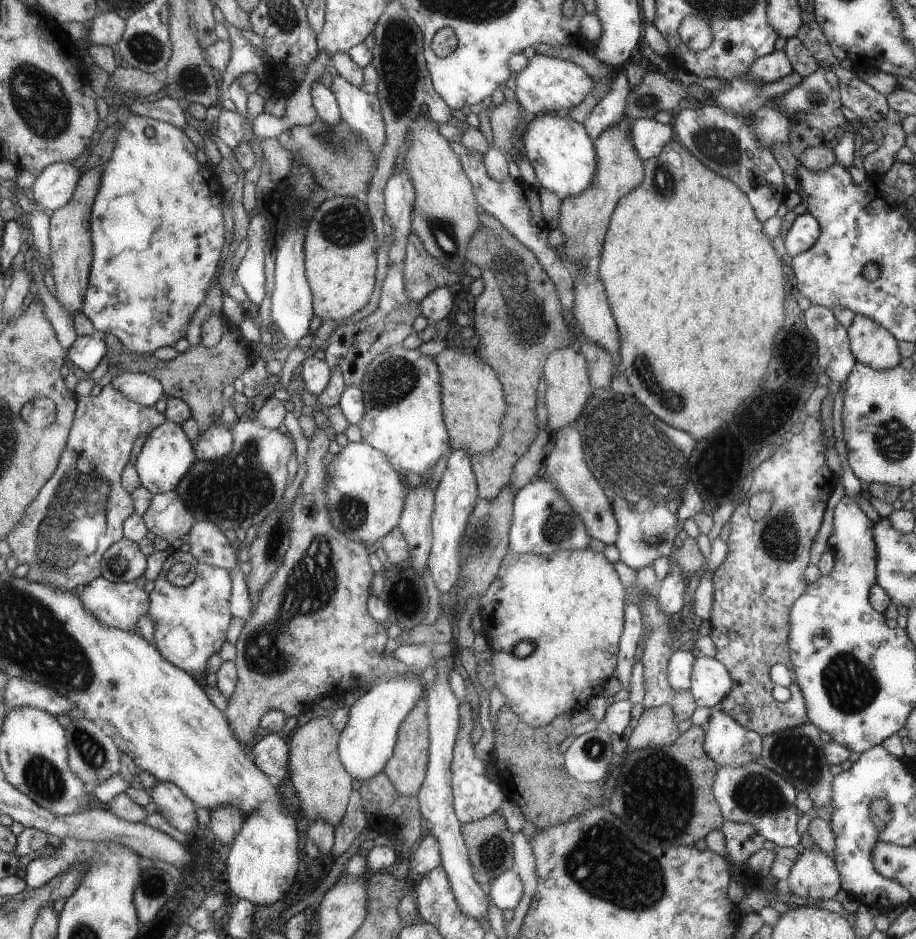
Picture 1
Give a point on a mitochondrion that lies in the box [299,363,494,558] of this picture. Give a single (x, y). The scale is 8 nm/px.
(351, 513)

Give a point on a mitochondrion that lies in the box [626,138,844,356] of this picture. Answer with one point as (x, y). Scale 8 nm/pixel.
(664, 182)

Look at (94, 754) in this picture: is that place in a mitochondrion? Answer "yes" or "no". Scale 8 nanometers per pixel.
yes

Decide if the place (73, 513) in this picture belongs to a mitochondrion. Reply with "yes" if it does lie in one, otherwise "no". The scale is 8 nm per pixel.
yes

